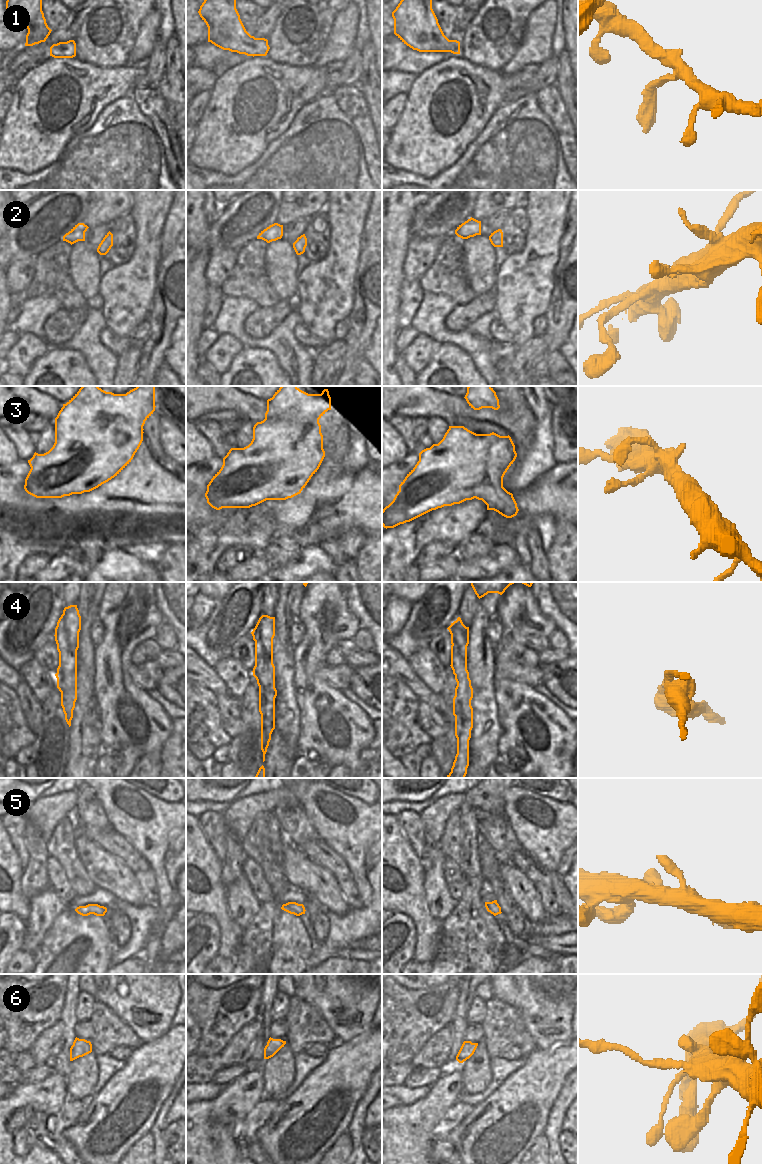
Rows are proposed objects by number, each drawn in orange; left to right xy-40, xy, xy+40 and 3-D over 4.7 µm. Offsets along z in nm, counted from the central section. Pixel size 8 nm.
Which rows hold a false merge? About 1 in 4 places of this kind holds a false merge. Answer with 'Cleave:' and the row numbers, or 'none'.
Cleave: 4, 6

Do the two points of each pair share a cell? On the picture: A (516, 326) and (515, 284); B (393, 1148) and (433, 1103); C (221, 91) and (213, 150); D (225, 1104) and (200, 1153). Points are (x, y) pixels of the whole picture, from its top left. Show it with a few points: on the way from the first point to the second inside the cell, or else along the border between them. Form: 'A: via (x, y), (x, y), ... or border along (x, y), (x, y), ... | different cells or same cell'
A: via (514, 316), (515, 294) | same cell
B: via (400, 1136), (421, 1115) | same cell
C: via (221, 106), (221, 135) | same cell
D: via (222, 1116), (222, 1122), (203, 1141) | same cell

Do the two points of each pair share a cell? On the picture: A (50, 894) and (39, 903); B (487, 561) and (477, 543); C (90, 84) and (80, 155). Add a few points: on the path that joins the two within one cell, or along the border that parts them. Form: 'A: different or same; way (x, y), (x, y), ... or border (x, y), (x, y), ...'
A: same; way (47, 897), (42, 902)
B: different; border (495, 544), (487, 553), (479, 557), (461, 560)
C: different; border (98, 114), (94, 123), (77, 134), (65, 147)

